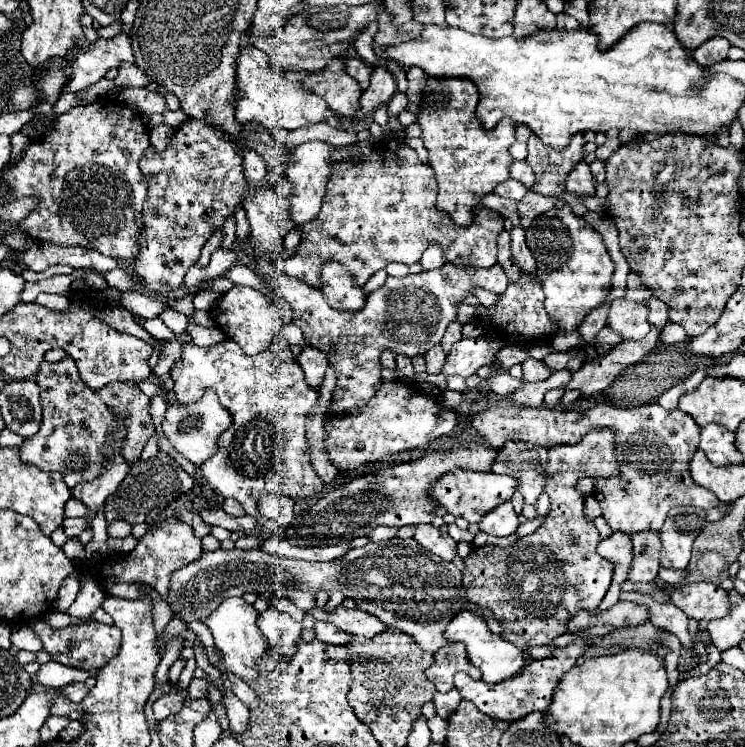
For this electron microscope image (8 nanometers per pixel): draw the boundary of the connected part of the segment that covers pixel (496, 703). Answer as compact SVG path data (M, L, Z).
M581 638L581 640L571 642L567 648L557 650L555 656L549 656L549 658L543 658L543 660L535 660L535 662L527 664L519 676L515 676L511 680L505 680L505 682L501 682L497 686L487 686L481 680L471 680L465 672L457 672L455 674L455 688L459 690L461 698L471 700L481 712L485 712L487 716L497 718L497 720L513 722L513 720L525 718L527 714L531 714L535 710L543 712L543 710L549 708L551 692L559 684L561 676L567 670L571 670L575 666L575 662L585 654L585 642L589 642L589 638Z

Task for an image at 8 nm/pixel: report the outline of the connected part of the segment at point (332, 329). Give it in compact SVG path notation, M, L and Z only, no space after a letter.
M255 258L255 268L291 304L293 324L303 330L309 344L327 354L329 364L335 368L337 388L333 396L337 400L333 408L337 412L361 406L375 394L381 383L379 364L385 348L395 354L407 354L409 358L425 354L431 346L441 342L447 324L457 320L455 308L463 296L471 294L473 286L483 286L491 292L503 294L509 284L505 270L497 264L491 268L471 268L445 262L441 268L429 272L409 274L403 278L389 276L379 290L367 296L367 302L359 312L339 312L325 302L319 288L305 286L305 282L297 282L297 278L281 274L271 258Z

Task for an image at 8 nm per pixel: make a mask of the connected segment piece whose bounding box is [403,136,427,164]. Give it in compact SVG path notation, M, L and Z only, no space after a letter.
M403 136L403 140L405 140L405 144L409 144L411 148L415 148L417 156L421 158L421 162L427 164L427 150L425 150L425 146L423 146L423 140L421 140L421 138L405 138L405 136Z

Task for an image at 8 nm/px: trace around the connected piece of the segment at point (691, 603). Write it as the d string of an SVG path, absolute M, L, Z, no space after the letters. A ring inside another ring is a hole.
M711 582L683 584L671 592L671 602L695 620L721 618L729 610L727 592Z

